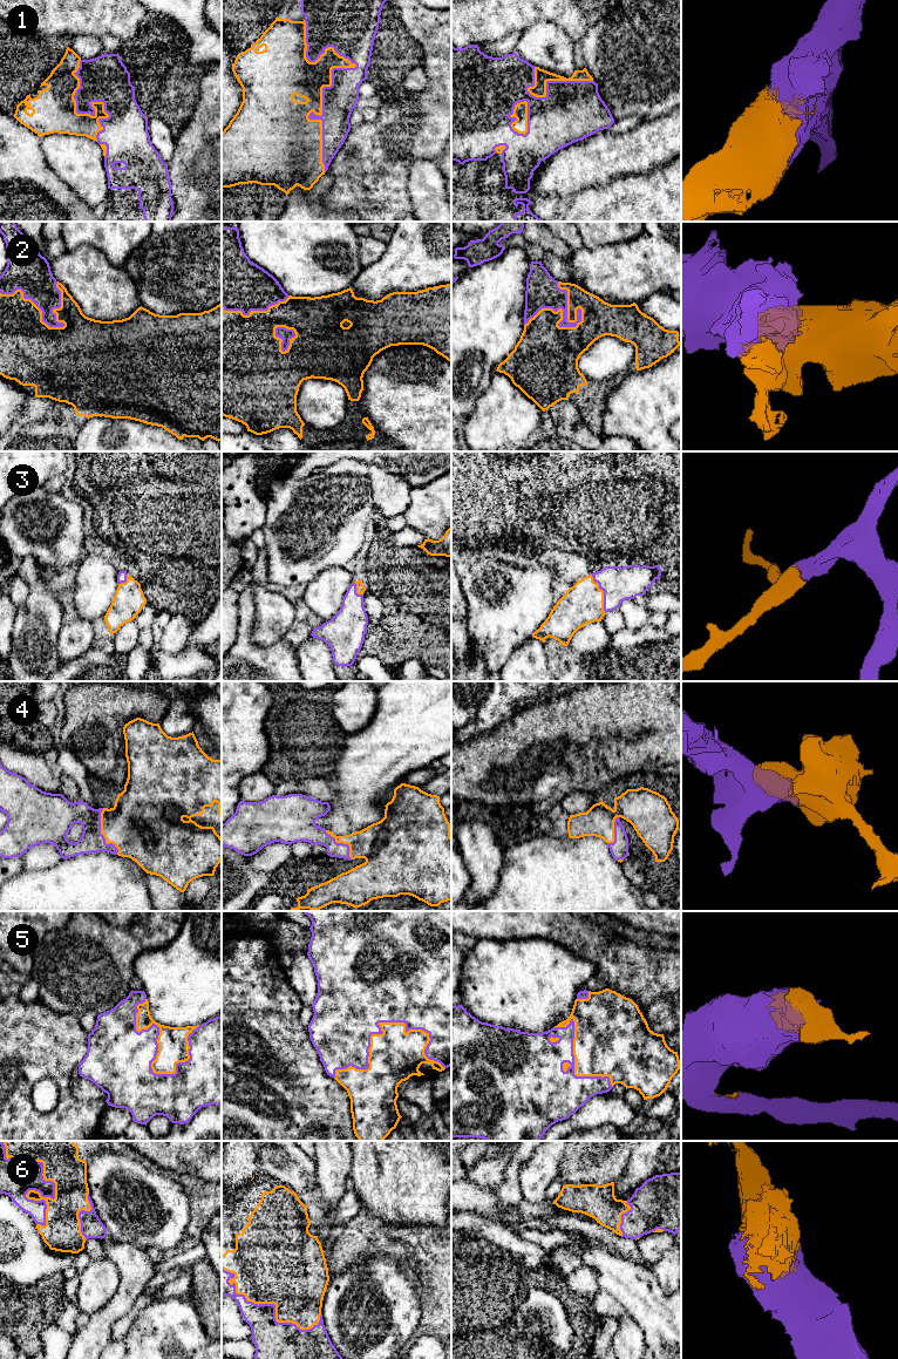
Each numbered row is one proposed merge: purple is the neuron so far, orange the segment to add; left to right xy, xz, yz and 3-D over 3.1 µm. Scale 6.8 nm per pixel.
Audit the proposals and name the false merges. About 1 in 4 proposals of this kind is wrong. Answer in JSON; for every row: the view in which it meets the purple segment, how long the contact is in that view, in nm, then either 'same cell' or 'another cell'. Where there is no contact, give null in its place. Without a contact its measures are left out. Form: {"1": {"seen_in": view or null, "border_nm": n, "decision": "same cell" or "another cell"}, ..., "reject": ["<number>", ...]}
{"1": {"seen_in": "xz", "border_nm": 1050, "decision": "same cell"}, "2": {"seen_in": "yz", "border_nm": 420, "decision": "same cell"}, "3": {"seen_in": "yz", "border_nm": 300, "decision": "same cell"}, "4": {"seen_in": "xy", "border_nm": 340, "decision": "same cell"}, "5": {"seen_in": "xz", "border_nm": 750, "decision": "same cell"}, "6": {"seen_in": "xy", "border_nm": 650, "decision": "same cell"}, "reject": []}

